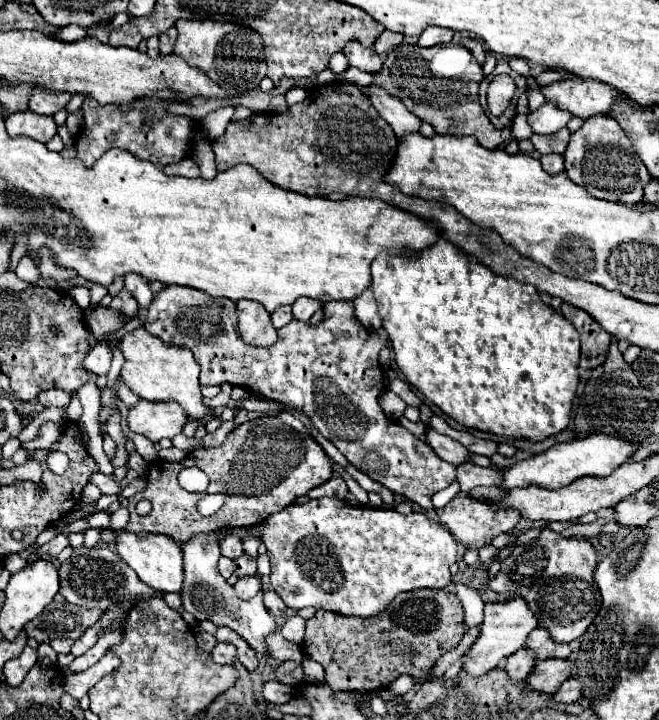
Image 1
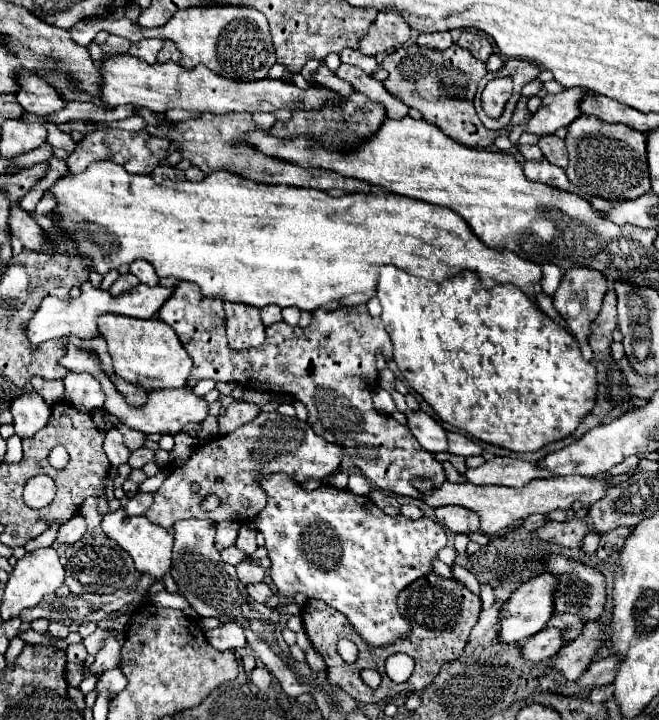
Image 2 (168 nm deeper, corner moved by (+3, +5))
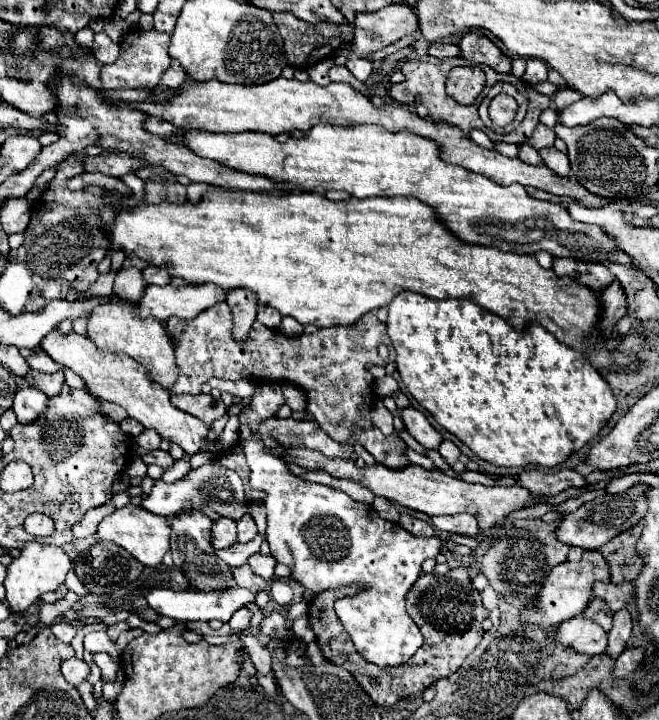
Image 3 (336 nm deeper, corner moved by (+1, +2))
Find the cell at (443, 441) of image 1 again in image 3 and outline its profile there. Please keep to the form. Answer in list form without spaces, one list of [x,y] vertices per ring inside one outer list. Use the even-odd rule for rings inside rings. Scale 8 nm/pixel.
[[[407,407],[401,411],[401,419],[407,427],[407,431],[425,447],[425,449],[437,449],[437,445],[441,445],[443,437],[441,433],[427,421],[427,417],[413,409],[413,407]]]

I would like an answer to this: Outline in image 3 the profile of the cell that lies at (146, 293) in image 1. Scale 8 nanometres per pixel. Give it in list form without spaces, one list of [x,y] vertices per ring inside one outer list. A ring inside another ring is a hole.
[[[149,265],[149,267],[145,267],[143,269],[143,279],[151,285],[165,285],[165,283],[169,283],[171,281],[171,277],[169,277],[169,273],[165,271],[165,269],[161,269],[161,267],[153,267],[153,265]]]

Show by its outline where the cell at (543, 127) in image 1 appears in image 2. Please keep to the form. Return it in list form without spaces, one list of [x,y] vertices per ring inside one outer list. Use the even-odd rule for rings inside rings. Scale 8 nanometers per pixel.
[[[575,88],[575,90],[563,90],[561,94],[547,94],[539,106],[539,110],[531,116],[531,122],[525,122],[523,126],[515,126],[509,134],[509,140],[513,146],[519,144],[519,136],[523,132],[531,134],[553,134],[561,126],[569,126],[575,118],[581,116],[581,102],[585,100],[587,90]]]

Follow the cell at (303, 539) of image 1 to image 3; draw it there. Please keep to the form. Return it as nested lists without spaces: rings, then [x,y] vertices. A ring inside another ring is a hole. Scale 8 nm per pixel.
[[[257,437],[243,441],[243,451],[247,465],[251,469],[249,485],[257,491],[265,491],[265,509],[267,509],[267,543],[271,555],[291,567],[291,579],[297,581],[305,591],[317,595],[317,591],[345,589],[349,585],[359,585],[357,593],[345,595],[335,601],[335,613],[343,627],[347,629],[357,651],[375,665],[401,665],[405,663],[421,645],[423,635],[415,621],[405,611],[405,595],[411,585],[421,575],[421,563],[427,557],[437,557],[443,551],[441,537],[415,537],[409,531],[397,527],[391,521],[381,519],[371,505],[353,501],[347,493],[337,491],[327,485],[303,481],[289,471],[289,465],[279,457],[273,457],[265,443]]]

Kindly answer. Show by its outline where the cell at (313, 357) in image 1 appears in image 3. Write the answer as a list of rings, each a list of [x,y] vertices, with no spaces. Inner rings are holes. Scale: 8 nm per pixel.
[[[225,301],[213,305],[213,309],[205,309],[205,313],[185,321],[185,319],[177,319],[177,317],[169,317],[167,321],[167,331],[171,335],[171,341],[175,343],[175,357],[177,357],[177,367],[181,371],[177,383],[171,387],[173,393],[191,393],[197,395],[201,391],[201,385],[207,383],[213,377],[219,379],[231,379],[231,381],[253,381],[253,383],[279,383],[279,381],[289,381],[293,385],[297,385],[299,389],[303,389],[307,393],[307,413],[313,417],[313,421],[317,421],[317,425],[321,425],[321,429],[325,429],[325,433],[339,443],[349,443],[349,445],[361,445],[365,447],[379,465],[385,465],[387,469],[403,469],[409,459],[405,455],[405,451],[409,449],[405,445],[405,441],[397,435],[391,433],[383,435],[381,429],[377,429],[371,421],[371,407],[375,401],[375,393],[373,393],[373,383],[375,377],[367,371],[367,365],[387,365],[389,361],[395,359],[393,353],[393,345],[391,339],[387,337],[387,329],[385,323],[381,323],[375,313],[367,313],[365,319],[357,321],[357,325],[347,325],[347,327],[325,327],[319,329],[313,335],[297,335],[297,337],[287,337],[281,335],[279,331],[267,329],[265,325],[261,327],[253,327],[249,339],[245,343],[237,343],[231,337],[231,313],[229,313],[229,305]],[[385,343],[391,351],[389,361],[379,359],[377,355],[377,345]]]

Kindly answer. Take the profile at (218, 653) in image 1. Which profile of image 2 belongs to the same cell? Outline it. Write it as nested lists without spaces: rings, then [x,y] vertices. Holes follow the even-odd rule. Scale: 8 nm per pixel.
[[[227,622],[215,630],[207,630],[205,636],[217,650],[241,650],[247,644],[245,632],[237,622]]]

